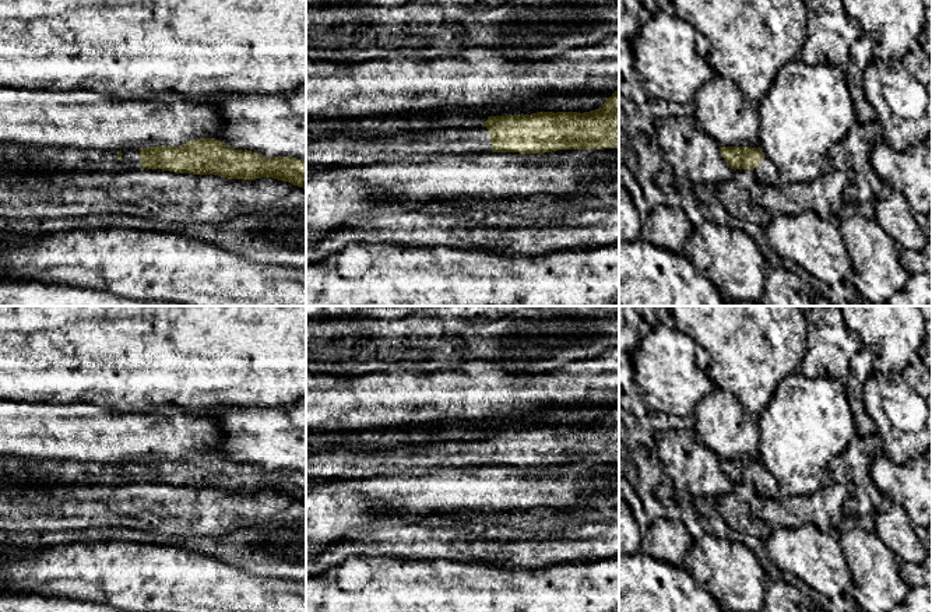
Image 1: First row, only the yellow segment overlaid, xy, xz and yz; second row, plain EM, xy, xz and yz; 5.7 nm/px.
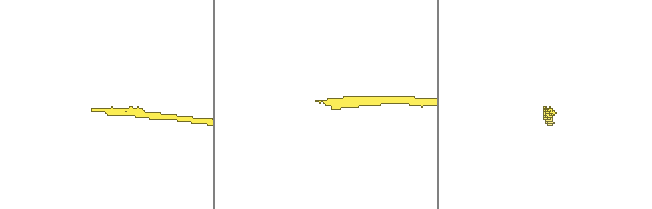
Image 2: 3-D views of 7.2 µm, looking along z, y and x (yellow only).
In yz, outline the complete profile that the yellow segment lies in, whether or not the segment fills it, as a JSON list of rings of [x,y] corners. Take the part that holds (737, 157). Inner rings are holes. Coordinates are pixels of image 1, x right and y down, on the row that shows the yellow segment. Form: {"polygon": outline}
{"polygon": [[[720,147],[724,161],[734,169],[750,169],[757,183],[778,184],[778,169],[760,147]]]}

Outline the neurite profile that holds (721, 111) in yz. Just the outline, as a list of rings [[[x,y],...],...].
[[[714,74],[694,96],[699,127],[721,147],[760,147],[759,108],[728,77]]]

